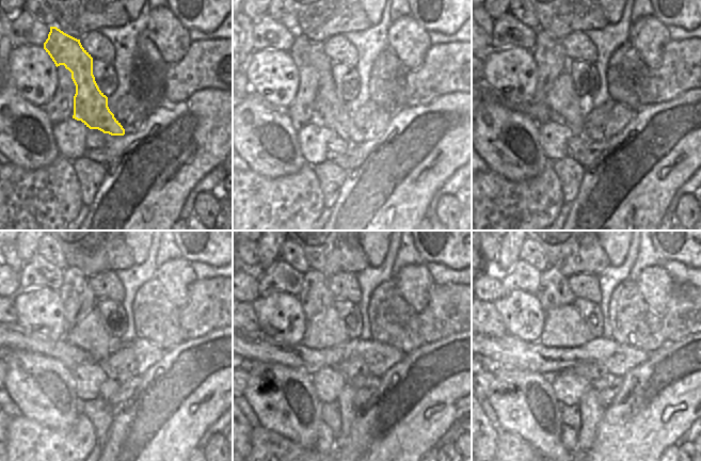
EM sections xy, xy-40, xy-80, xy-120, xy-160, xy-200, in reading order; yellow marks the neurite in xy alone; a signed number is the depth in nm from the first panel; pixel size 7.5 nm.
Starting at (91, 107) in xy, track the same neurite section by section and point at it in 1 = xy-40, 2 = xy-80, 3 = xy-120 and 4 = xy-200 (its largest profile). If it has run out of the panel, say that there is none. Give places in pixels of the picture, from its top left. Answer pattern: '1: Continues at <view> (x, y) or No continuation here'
1: Continues at xy-40 (334, 114)
2: Continues at xy-80 (573, 115)
3: Continues at xy-120 (123, 377)
4: Continues at xy-200 (599, 384)

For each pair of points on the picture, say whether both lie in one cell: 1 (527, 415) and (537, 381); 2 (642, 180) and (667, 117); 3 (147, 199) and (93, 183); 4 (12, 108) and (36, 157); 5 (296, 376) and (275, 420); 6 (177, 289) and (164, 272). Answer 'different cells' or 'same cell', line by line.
1: same cell
2: same cell
3: different cells
4: same cell
5: same cell
6: same cell

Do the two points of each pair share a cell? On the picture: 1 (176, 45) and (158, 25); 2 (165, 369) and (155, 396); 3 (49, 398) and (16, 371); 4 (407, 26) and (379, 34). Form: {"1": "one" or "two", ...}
{"1": "one", "2": "one", "3": "one", "4": "two"}

